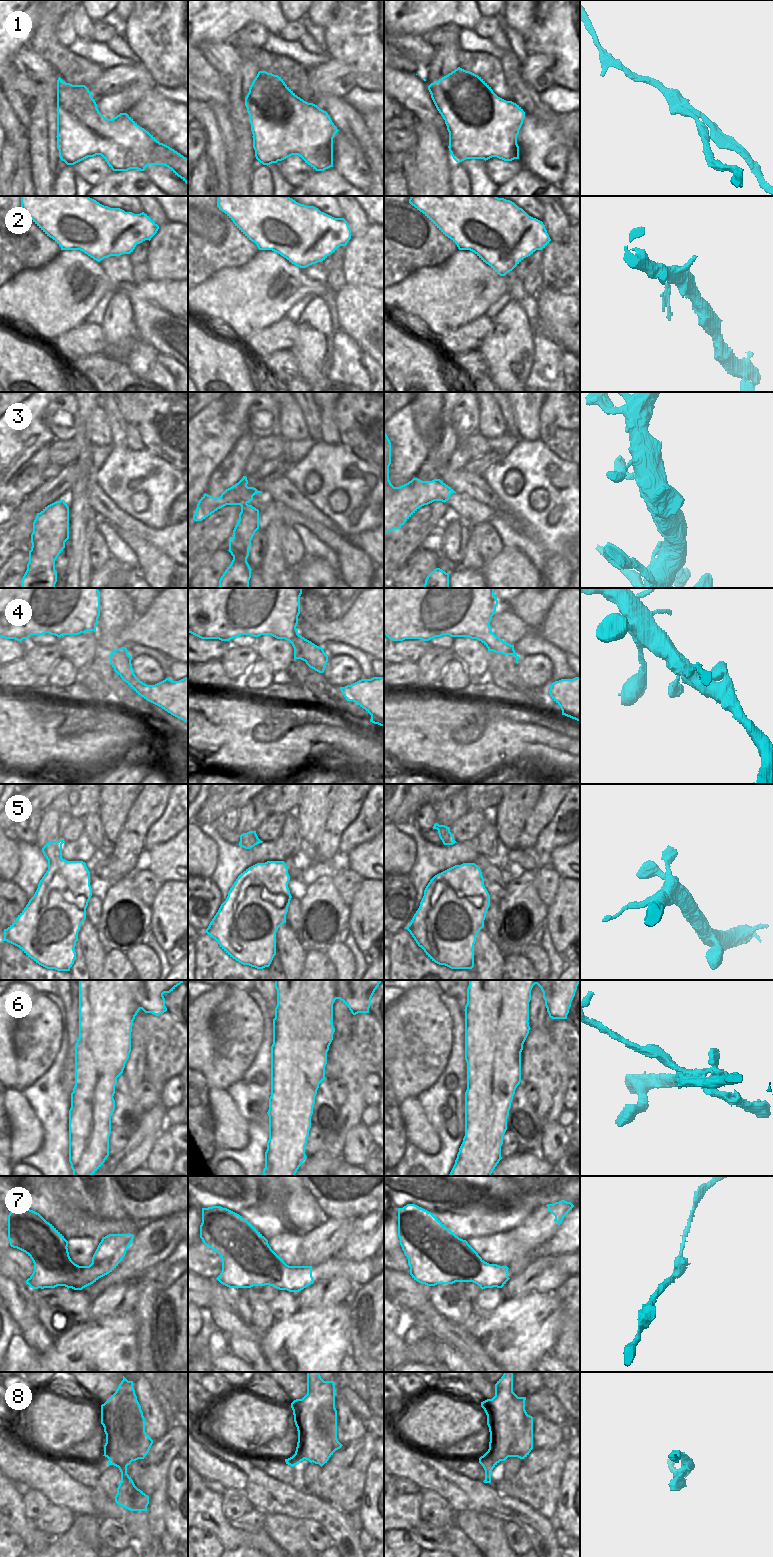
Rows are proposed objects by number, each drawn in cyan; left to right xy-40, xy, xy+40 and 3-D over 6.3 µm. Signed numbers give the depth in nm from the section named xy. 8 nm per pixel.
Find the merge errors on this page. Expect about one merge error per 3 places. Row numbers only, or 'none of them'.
1, 2, 6, 8

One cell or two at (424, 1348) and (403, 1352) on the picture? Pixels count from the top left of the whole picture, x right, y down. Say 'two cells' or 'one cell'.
one cell

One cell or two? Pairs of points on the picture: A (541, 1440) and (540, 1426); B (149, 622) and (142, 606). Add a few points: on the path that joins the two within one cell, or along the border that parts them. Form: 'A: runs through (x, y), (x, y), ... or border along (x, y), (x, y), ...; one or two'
A: runs through (541, 1437), (541, 1429); one
B: border along (154, 598), (149, 607), (137, 616); two

